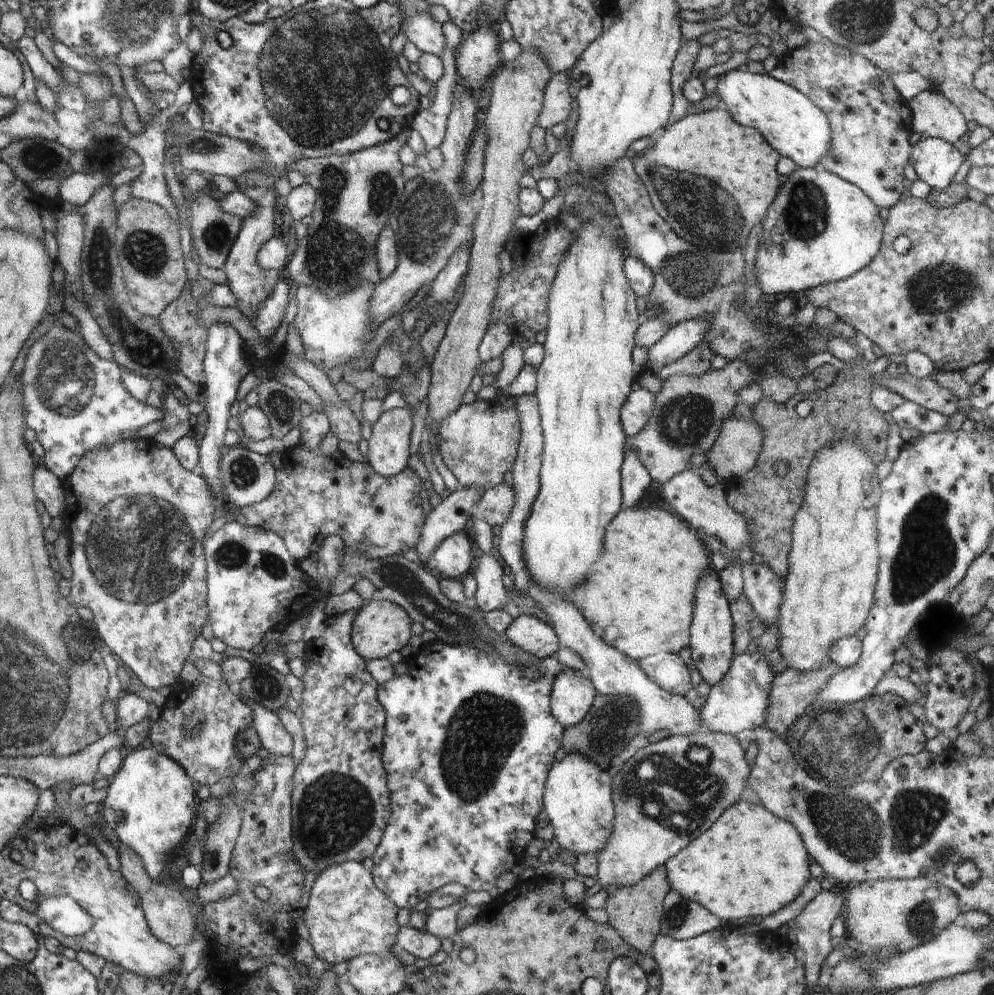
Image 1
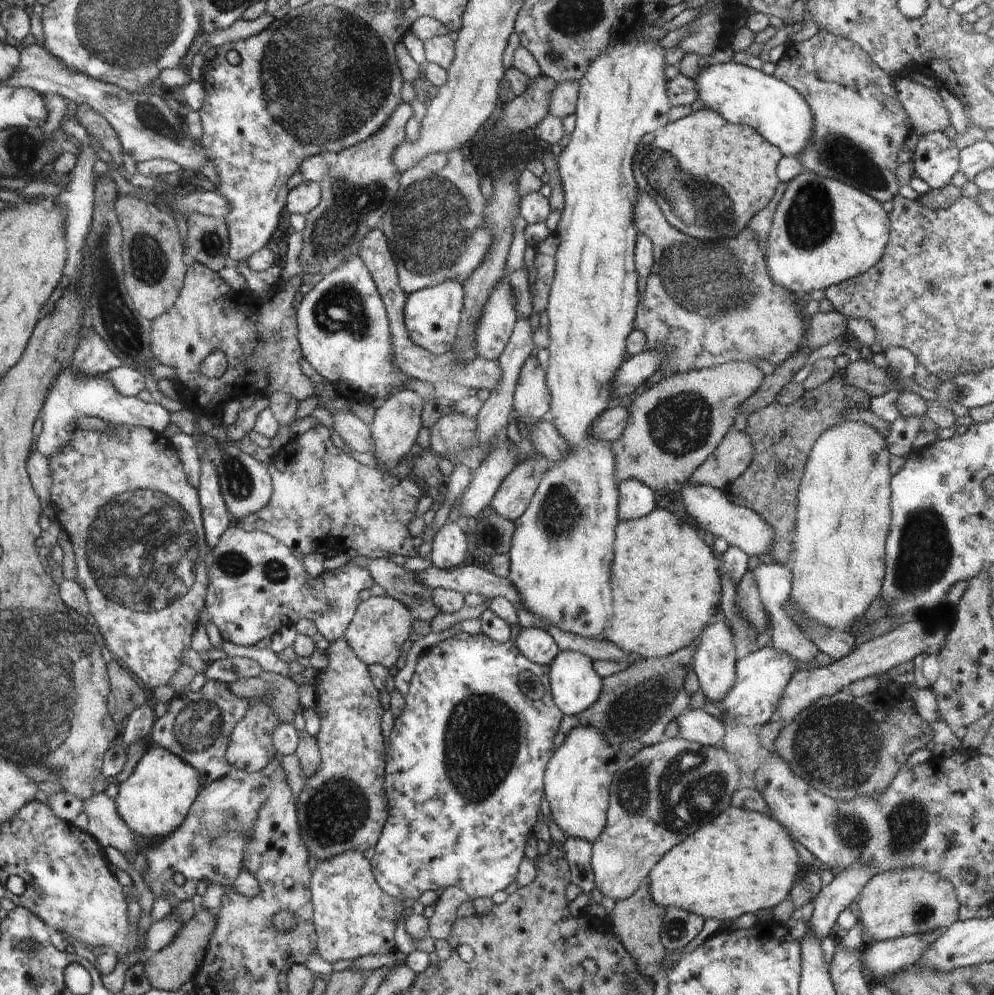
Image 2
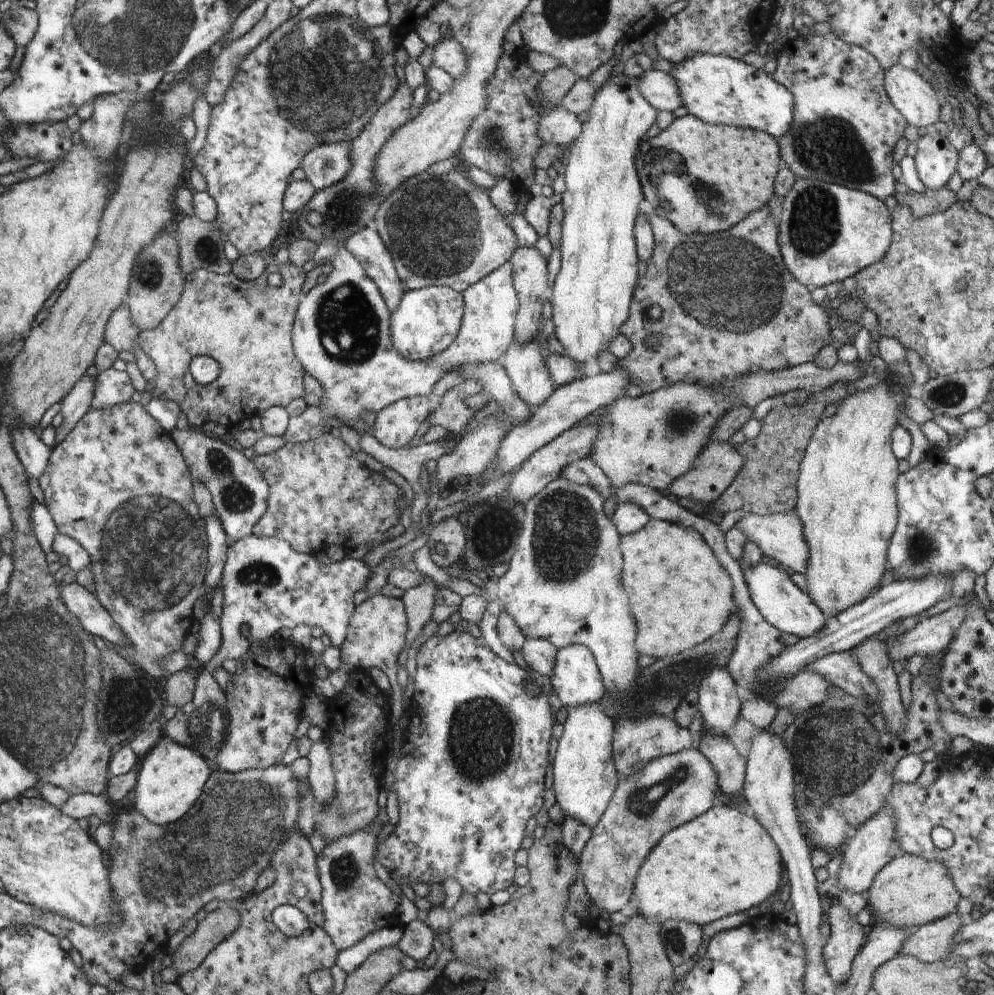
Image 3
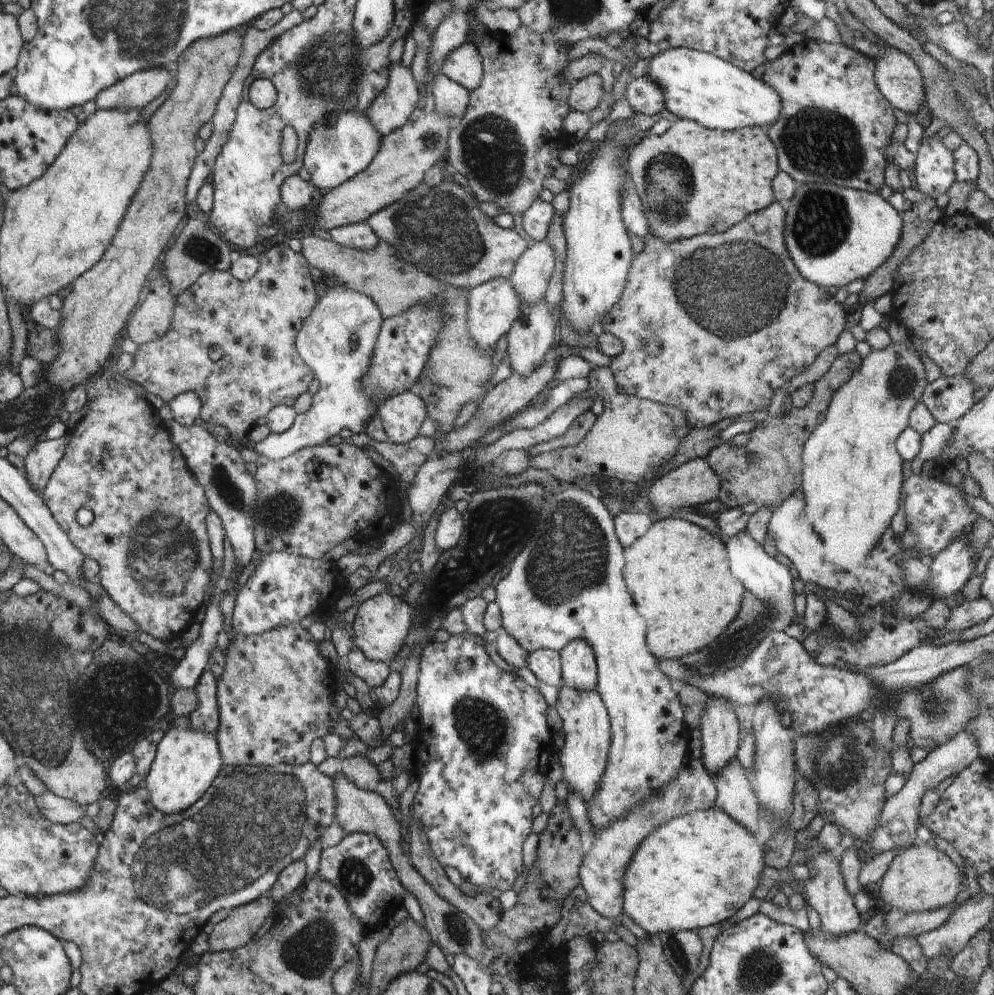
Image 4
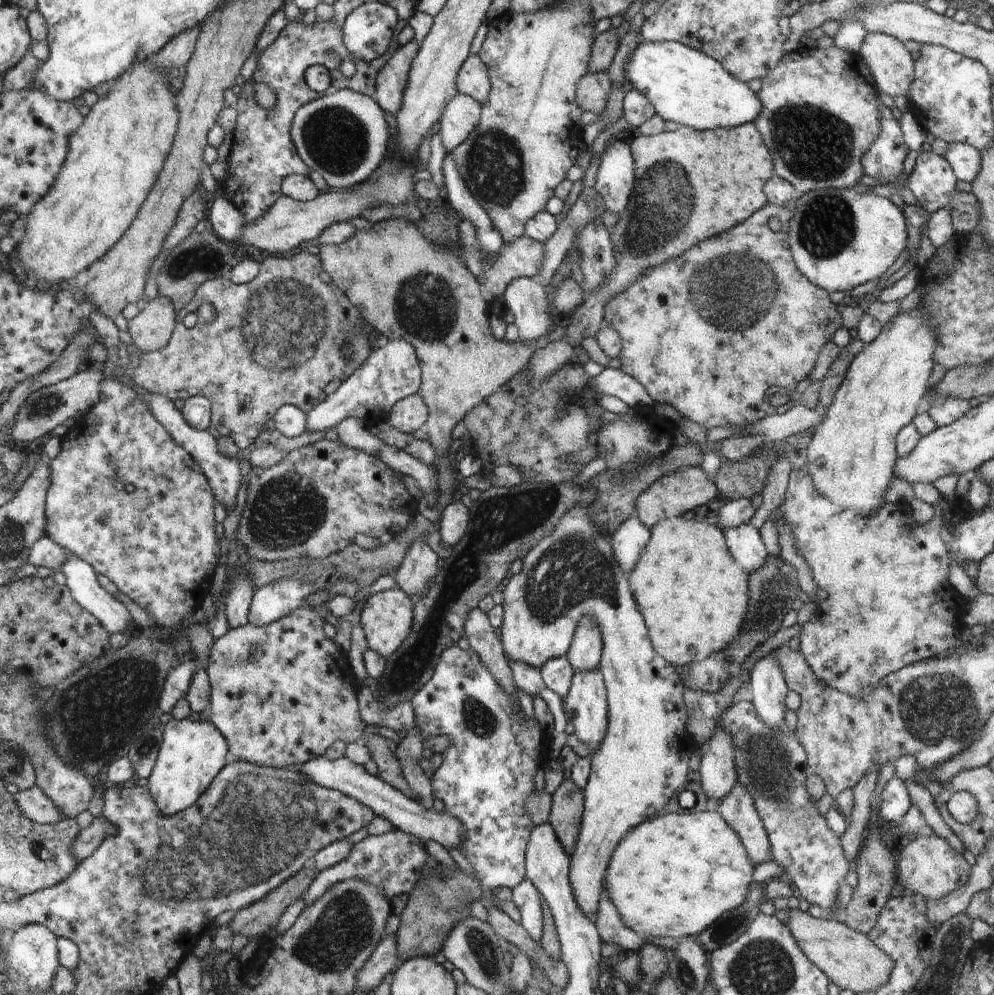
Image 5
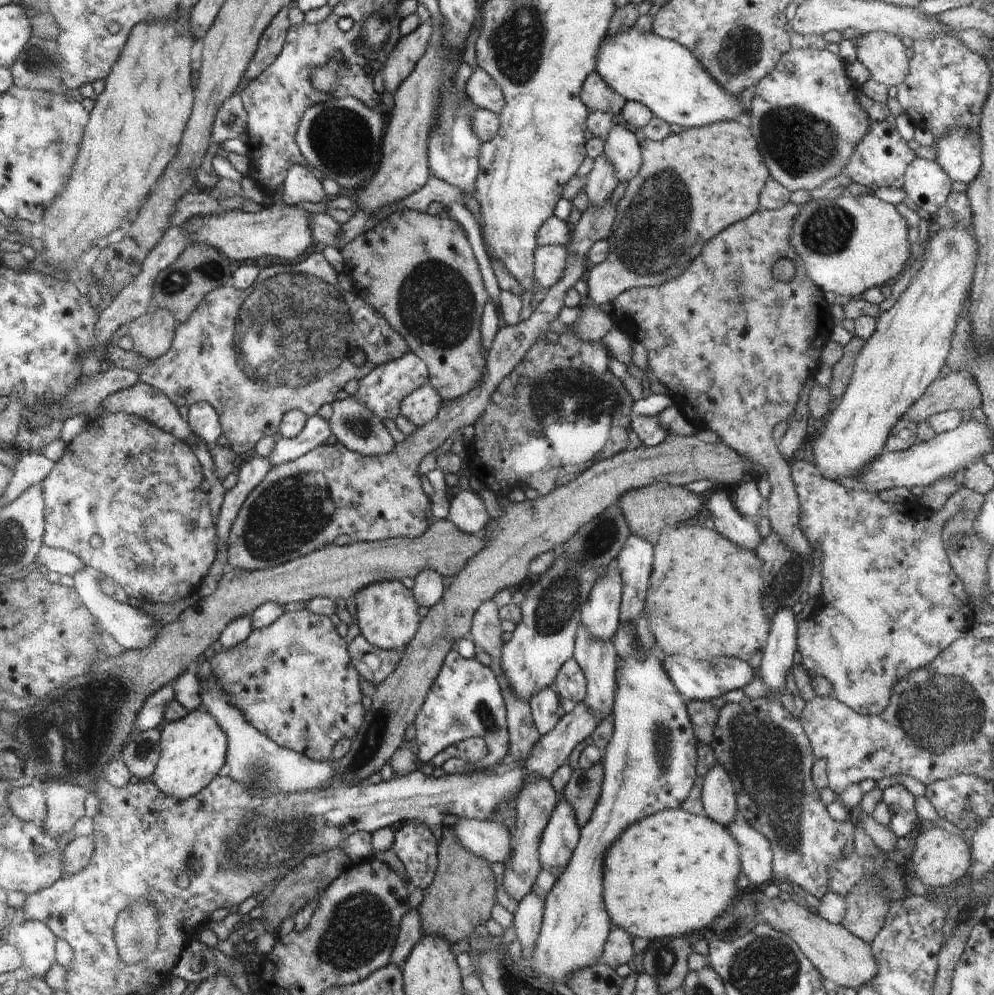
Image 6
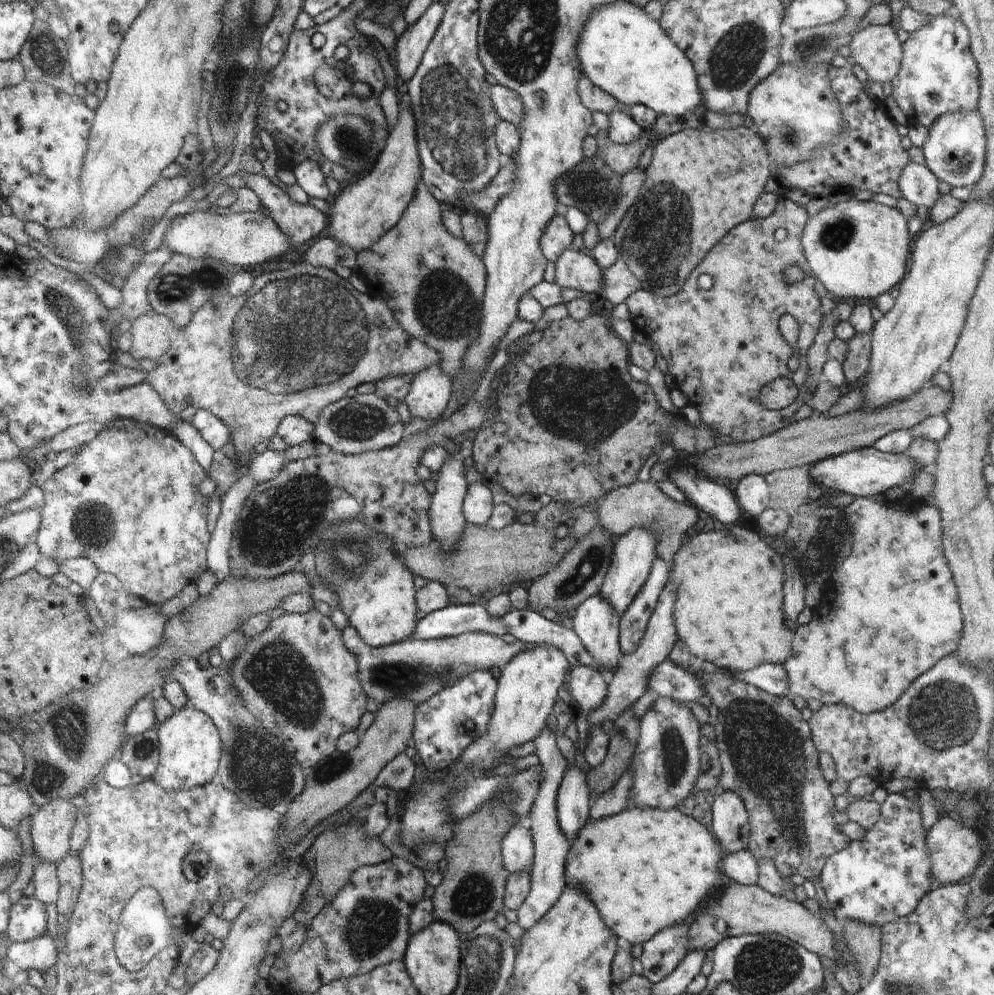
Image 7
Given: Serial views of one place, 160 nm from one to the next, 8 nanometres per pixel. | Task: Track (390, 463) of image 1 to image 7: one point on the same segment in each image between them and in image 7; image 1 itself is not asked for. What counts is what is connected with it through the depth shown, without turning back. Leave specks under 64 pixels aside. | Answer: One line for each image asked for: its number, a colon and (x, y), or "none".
2: (395, 427)
3: (397, 424)
4: (402, 415)
5: (408, 415)
6: (422, 405)
7: (430, 391)

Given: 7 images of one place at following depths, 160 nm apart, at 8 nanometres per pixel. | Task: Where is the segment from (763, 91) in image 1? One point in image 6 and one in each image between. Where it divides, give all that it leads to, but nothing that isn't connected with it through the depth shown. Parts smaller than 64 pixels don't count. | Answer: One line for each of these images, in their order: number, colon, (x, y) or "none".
2: (742, 95)
3: (720, 90)
4: (701, 87)
5: (686, 86)
6: (664, 76)

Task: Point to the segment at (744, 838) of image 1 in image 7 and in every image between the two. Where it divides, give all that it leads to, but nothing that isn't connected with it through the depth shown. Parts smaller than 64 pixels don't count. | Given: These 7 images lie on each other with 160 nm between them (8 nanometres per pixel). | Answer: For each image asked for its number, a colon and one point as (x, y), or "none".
2: (743, 861)
3: (723, 862)
4: (698, 869)
5: (673, 875)
6: (672, 873)
7: (645, 869)

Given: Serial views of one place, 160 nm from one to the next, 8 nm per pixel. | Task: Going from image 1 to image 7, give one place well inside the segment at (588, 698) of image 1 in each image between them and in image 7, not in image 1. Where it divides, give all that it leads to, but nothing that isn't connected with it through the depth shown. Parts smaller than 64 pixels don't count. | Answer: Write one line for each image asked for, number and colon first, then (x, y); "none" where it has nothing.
2: (575, 686)
3: (576, 679)
4: (579, 669)
5: (584, 654)
6: (601, 611)
7: (635, 551)

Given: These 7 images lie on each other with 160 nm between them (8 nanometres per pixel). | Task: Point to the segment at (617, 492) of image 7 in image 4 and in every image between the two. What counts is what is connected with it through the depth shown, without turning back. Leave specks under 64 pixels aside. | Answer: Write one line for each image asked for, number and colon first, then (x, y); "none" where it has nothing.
4: (693, 483)
5: (677, 494)
6: (648, 510)

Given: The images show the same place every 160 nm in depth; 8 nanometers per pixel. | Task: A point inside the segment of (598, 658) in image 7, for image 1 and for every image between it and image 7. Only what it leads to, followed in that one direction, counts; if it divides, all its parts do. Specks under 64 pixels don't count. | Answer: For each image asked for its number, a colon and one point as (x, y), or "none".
1: (577, 797)
2: (577, 779)
3: (585, 777)
4: (586, 722)
5: (586, 703)
6: (597, 657)

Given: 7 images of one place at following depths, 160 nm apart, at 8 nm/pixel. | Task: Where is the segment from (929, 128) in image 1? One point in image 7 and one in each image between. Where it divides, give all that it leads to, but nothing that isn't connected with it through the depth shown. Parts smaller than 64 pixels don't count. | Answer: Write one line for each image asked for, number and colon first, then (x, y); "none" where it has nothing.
2: (925, 108)
3: (915, 99)
4: (897, 76)
5: (892, 66)
6: (883, 54)
7: (877, 49)

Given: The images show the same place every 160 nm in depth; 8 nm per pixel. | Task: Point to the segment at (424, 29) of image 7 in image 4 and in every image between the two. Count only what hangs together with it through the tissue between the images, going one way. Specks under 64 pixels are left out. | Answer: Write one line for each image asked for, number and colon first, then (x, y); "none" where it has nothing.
4: (401, 99)
5: (391, 80)
6: (401, 61)

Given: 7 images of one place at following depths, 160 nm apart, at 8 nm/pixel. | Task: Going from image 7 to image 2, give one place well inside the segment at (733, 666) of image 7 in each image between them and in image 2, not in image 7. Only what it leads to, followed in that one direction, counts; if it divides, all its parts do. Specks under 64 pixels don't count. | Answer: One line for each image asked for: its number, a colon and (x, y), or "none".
2: (666, 580)
3: (681, 595)
4: (677, 573)
5: (693, 595)
6: (705, 598)

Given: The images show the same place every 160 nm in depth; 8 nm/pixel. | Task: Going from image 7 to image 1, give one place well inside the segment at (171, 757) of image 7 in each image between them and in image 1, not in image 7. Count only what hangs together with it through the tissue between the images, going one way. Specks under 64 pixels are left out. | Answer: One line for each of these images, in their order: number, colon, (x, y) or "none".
1: (149, 803)
2: (156, 798)
3: (171, 777)
4: (187, 760)
5: (192, 753)
6: (193, 749)

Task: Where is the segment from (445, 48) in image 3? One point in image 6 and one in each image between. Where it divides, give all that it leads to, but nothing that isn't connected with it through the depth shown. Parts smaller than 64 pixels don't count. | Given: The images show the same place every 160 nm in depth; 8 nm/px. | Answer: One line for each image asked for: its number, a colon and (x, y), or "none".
4: (465, 65)
5: (473, 79)
6: (484, 93)

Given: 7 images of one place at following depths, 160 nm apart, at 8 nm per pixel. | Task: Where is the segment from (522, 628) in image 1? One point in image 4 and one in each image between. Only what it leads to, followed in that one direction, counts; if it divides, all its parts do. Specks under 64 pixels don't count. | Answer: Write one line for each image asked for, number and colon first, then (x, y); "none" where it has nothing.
2: (537, 645)
3: (539, 655)
4: (545, 664)

